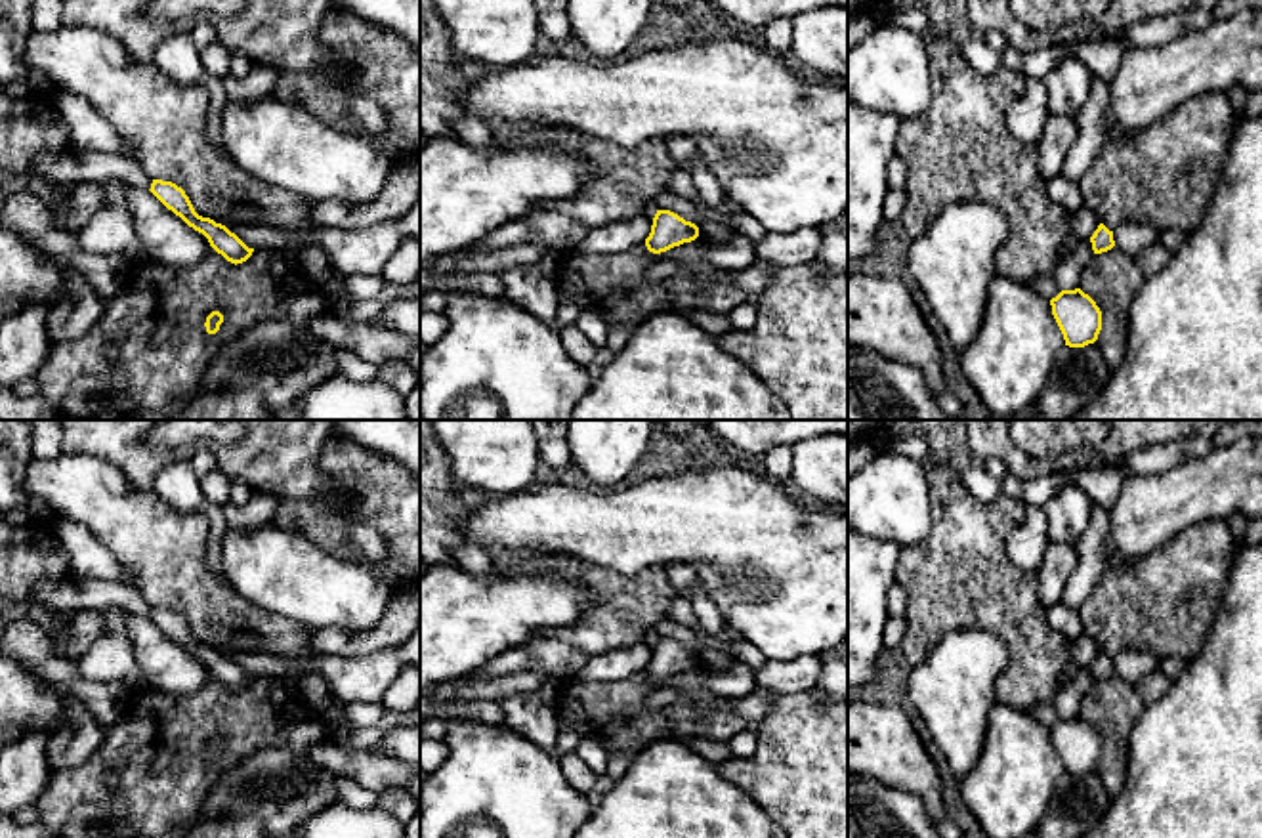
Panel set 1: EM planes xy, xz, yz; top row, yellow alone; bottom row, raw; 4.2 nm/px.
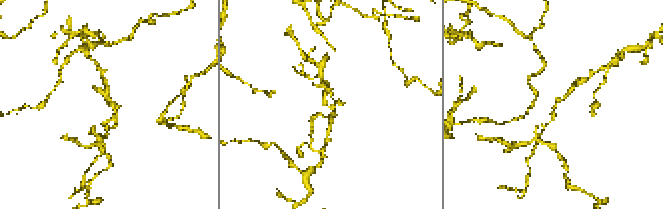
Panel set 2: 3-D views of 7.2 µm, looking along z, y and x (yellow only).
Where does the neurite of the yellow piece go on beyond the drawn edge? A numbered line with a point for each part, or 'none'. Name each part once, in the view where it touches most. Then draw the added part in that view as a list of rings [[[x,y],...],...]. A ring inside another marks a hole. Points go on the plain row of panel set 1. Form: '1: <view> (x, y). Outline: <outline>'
none

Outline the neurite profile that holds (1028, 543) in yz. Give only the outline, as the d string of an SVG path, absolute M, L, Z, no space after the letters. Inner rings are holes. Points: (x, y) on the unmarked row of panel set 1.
M1010 473L1000 479L1000 494L1021 502L1025 508L1023 521L1008 536L1008 555L1016 567L1037 573L1046 548L1052 544L1046 512L1023 502L1023 479Z

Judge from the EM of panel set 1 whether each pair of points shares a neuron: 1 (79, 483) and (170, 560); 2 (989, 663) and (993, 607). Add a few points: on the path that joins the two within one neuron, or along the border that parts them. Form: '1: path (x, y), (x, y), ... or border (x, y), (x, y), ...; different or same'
1: path (102, 499), (147, 537); same
2: border (947, 632), (989, 632), (1003, 646), (1007, 667); different

